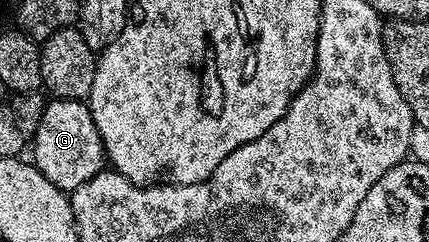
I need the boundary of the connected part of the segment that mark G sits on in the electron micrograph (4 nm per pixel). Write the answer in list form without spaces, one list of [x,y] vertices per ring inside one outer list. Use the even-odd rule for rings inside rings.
[[[49,100],[42,111],[38,131],[30,139],[30,153],[31,149],[36,170],[46,175],[54,187],[65,191],[82,187],[86,179],[94,179],[94,175],[106,169],[104,144],[98,135],[98,127],[94,127],[92,112],[84,101]]]

